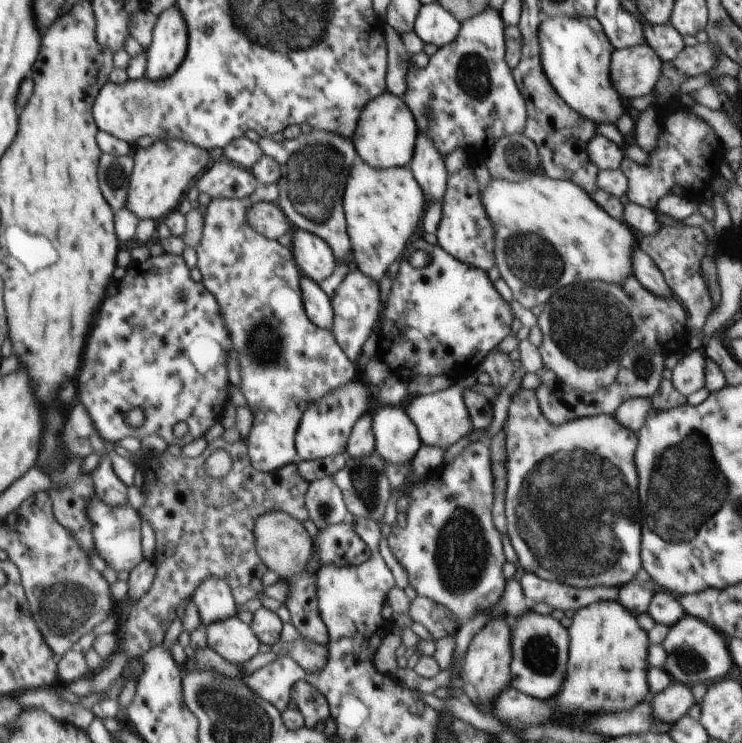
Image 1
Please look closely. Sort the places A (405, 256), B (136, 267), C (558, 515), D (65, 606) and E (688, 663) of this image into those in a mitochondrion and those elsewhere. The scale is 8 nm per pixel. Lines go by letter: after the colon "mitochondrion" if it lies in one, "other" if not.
A: other
B: other
C: mitochondrion
D: mitochondrion
E: mitochondrion

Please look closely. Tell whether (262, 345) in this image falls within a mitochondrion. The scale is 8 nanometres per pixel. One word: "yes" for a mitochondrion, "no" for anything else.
yes

